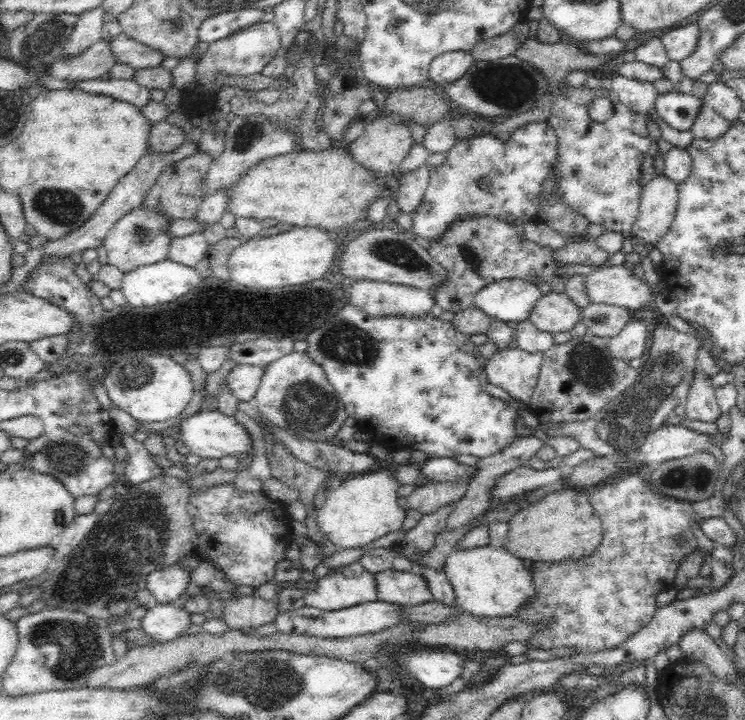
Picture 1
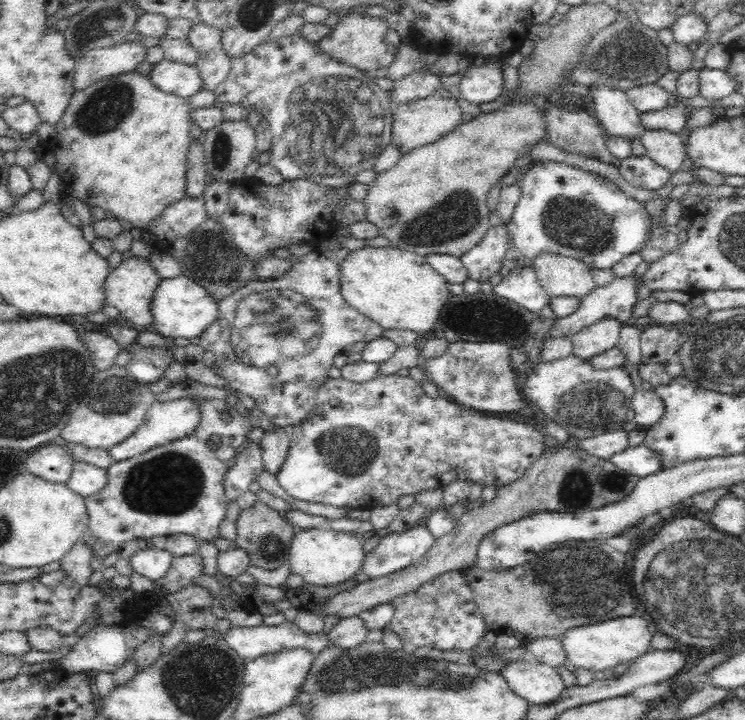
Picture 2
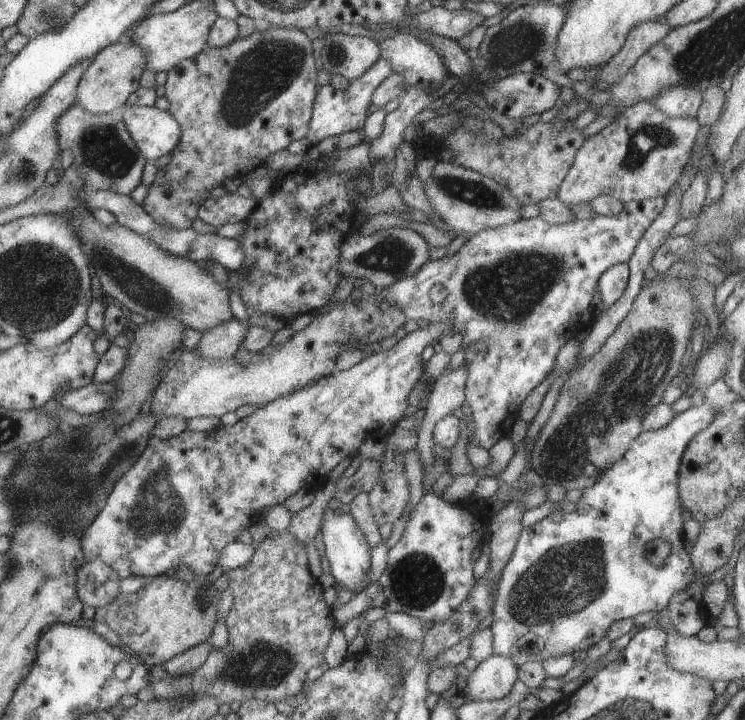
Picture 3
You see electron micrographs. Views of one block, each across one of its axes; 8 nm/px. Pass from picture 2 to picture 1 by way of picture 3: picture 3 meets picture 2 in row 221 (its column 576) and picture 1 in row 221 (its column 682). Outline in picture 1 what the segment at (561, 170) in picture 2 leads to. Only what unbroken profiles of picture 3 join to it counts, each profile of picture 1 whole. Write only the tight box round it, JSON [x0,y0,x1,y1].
[412,121,590,238]

